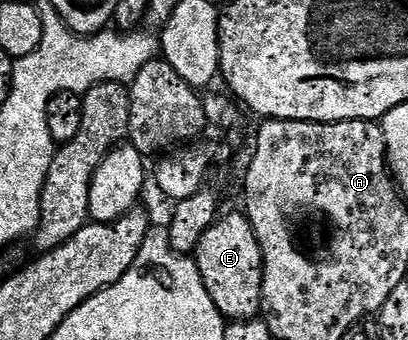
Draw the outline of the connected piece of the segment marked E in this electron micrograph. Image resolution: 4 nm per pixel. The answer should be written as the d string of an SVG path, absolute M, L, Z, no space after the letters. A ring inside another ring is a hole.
M223 213L212 228L204 232L204 238L192 257L204 280L204 288L208 288L208 296L212 296L212 304L216 304L223 318L244 322L259 317L262 308L262 253L256 232L252 232L252 224L245 213Z

